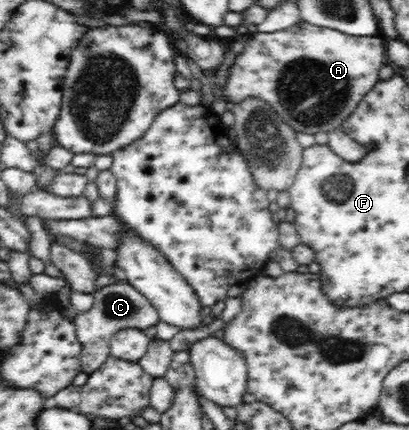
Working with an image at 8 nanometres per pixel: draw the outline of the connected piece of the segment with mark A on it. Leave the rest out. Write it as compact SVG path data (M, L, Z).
M300 21L277 33L257 32L254 36L244 37L244 42L244 51L236 55L227 84L219 88L214 83L215 97L234 103L240 103L248 97L258 97L272 106L294 130L314 135L342 127L360 101L379 83L378 73L387 63L386 45L389 41L381 34L371 37L350 36Z

